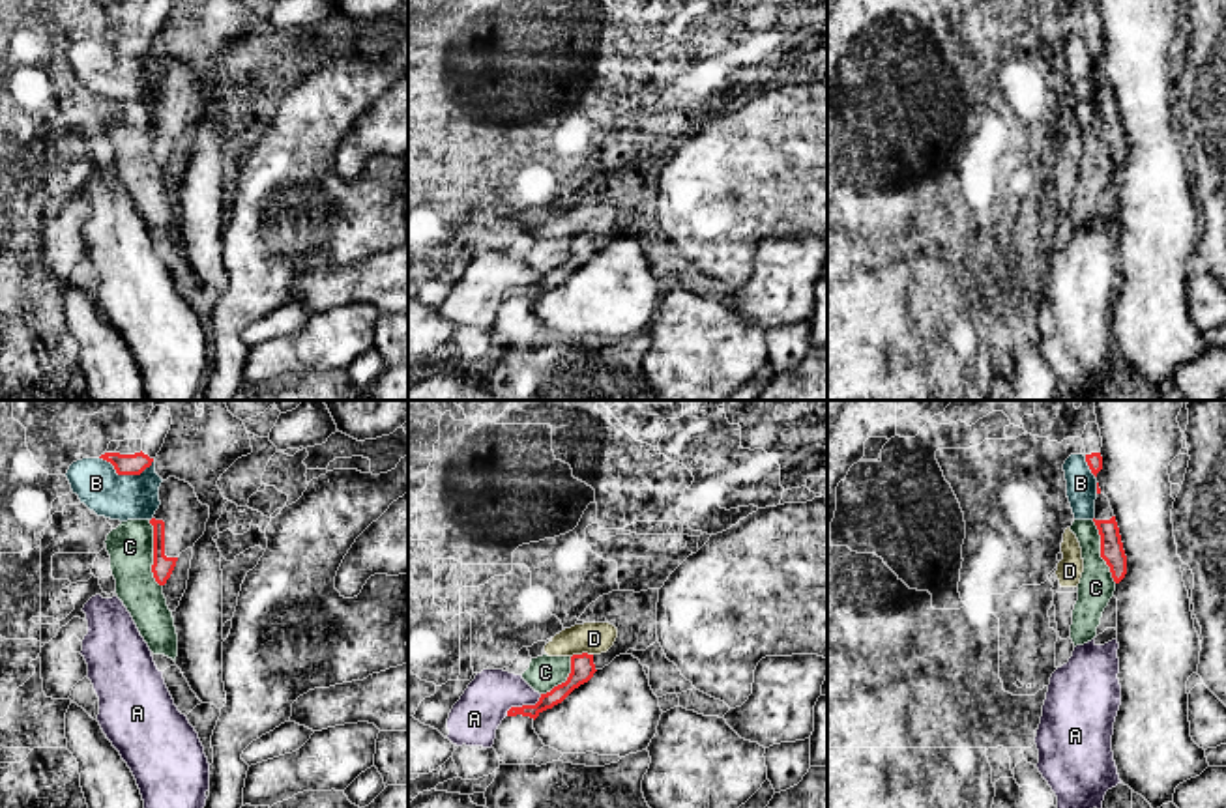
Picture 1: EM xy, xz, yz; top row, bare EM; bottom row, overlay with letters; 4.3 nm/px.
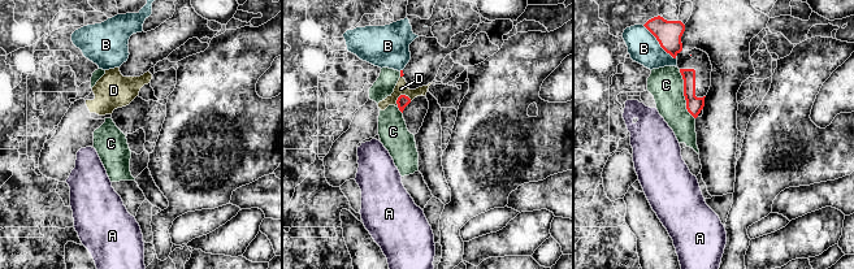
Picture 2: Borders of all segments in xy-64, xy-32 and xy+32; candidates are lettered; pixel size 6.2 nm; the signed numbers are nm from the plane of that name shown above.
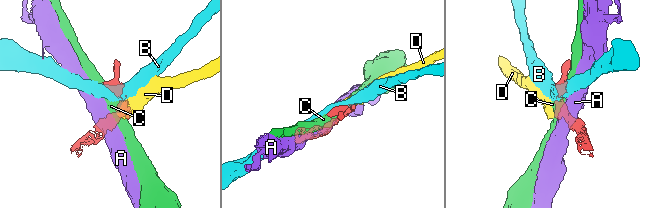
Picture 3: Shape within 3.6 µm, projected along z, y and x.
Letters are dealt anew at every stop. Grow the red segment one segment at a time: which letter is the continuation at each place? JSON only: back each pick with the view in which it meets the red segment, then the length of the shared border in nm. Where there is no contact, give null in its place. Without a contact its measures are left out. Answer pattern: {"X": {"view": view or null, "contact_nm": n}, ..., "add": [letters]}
{"add": []}

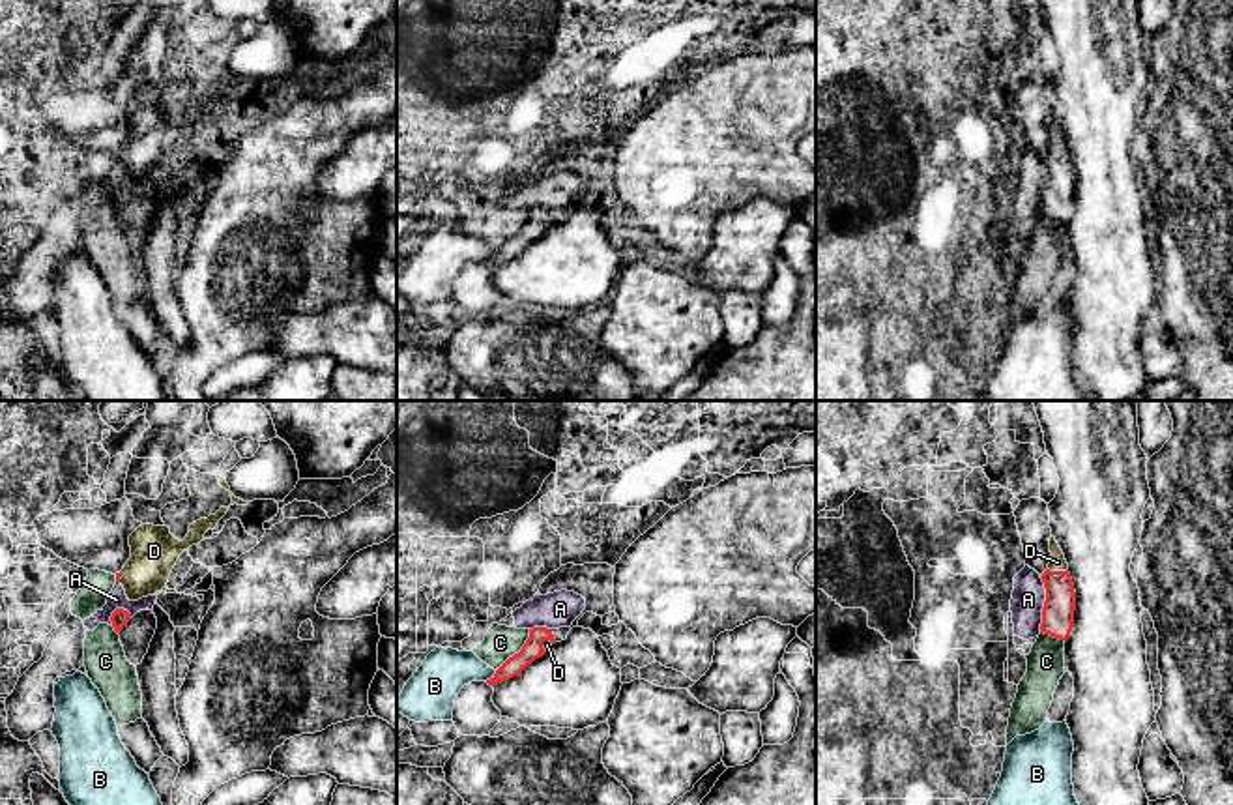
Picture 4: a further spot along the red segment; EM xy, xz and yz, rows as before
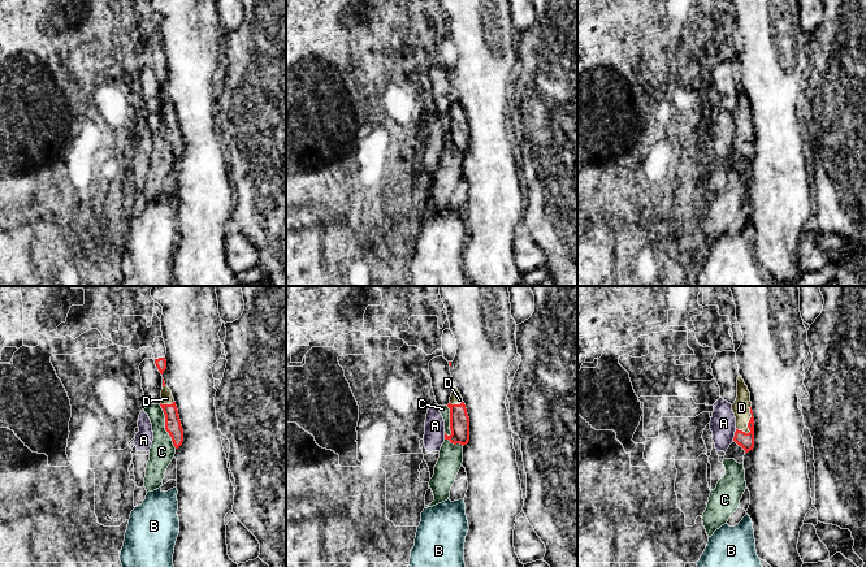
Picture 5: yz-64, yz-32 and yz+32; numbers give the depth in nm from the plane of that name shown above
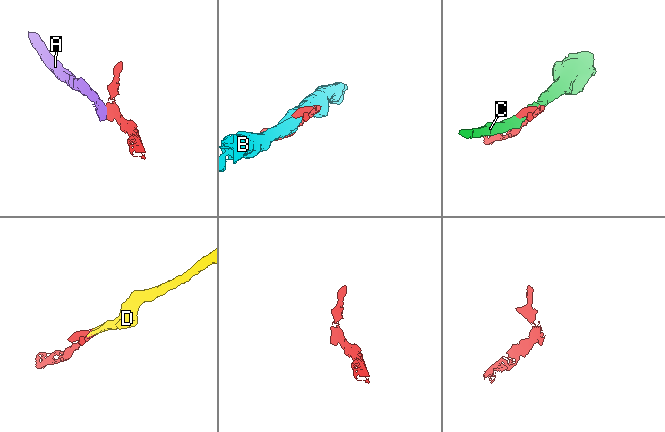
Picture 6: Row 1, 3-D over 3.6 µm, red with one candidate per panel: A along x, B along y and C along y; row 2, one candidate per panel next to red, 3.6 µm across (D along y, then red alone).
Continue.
{"D": {"view": "yz", "contact_nm": 90}, "add": ["D"]}

